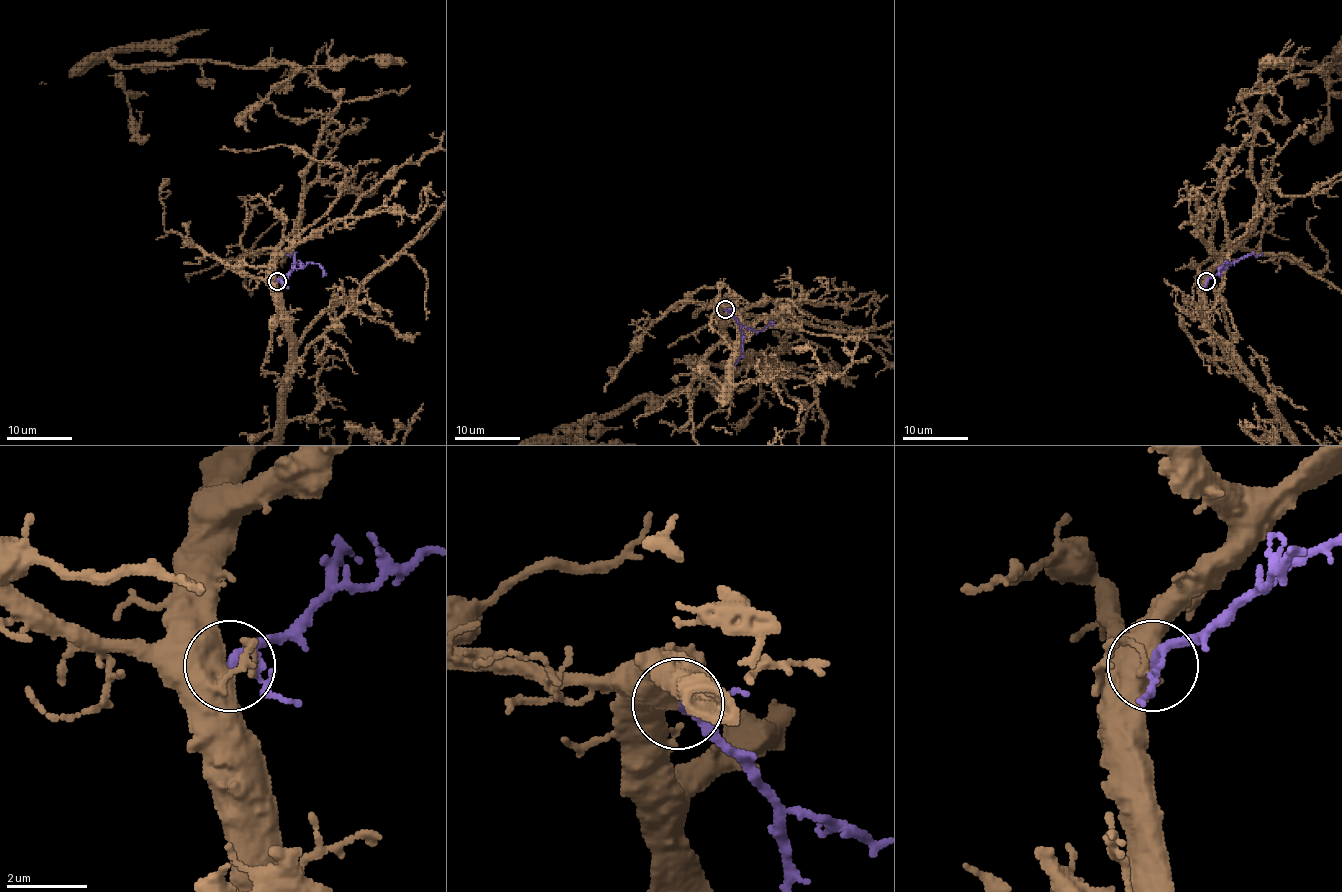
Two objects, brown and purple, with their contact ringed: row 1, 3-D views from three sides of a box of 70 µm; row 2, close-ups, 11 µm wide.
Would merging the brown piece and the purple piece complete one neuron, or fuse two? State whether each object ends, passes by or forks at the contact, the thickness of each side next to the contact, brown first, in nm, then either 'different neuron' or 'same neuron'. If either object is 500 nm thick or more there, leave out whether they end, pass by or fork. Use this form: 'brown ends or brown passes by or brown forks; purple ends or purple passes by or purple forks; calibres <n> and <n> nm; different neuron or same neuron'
calibres 700 and 180 nm; same neuron

